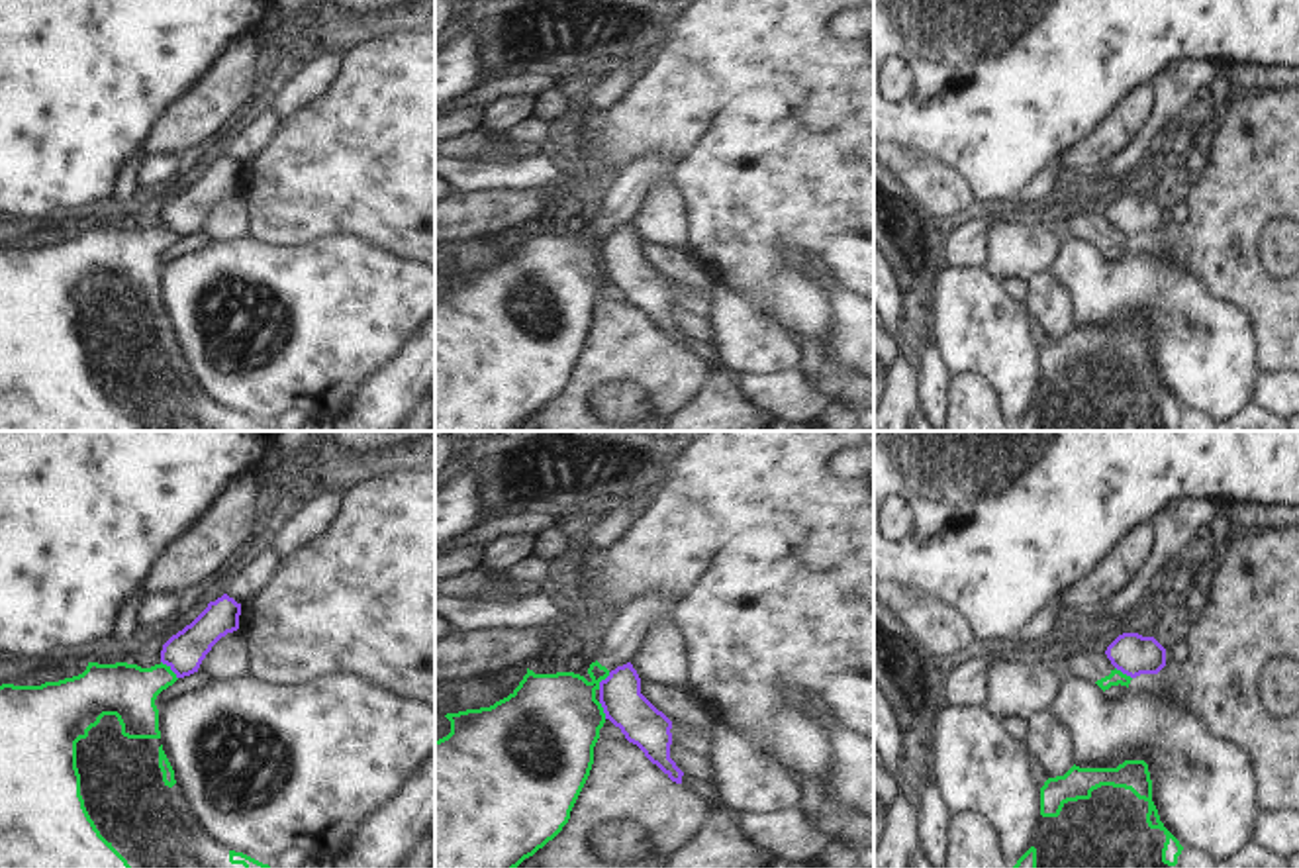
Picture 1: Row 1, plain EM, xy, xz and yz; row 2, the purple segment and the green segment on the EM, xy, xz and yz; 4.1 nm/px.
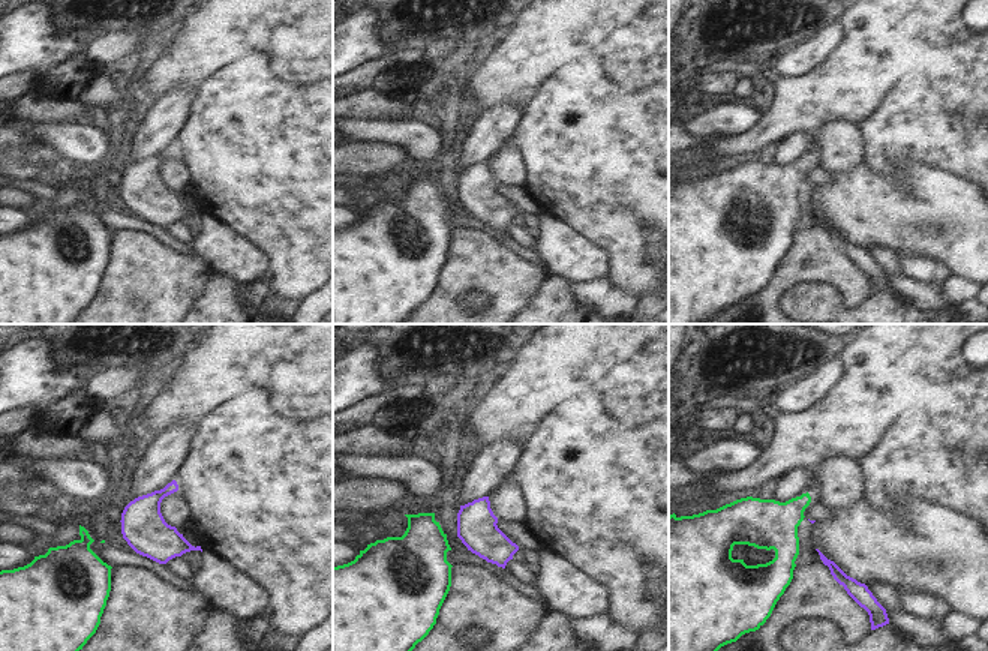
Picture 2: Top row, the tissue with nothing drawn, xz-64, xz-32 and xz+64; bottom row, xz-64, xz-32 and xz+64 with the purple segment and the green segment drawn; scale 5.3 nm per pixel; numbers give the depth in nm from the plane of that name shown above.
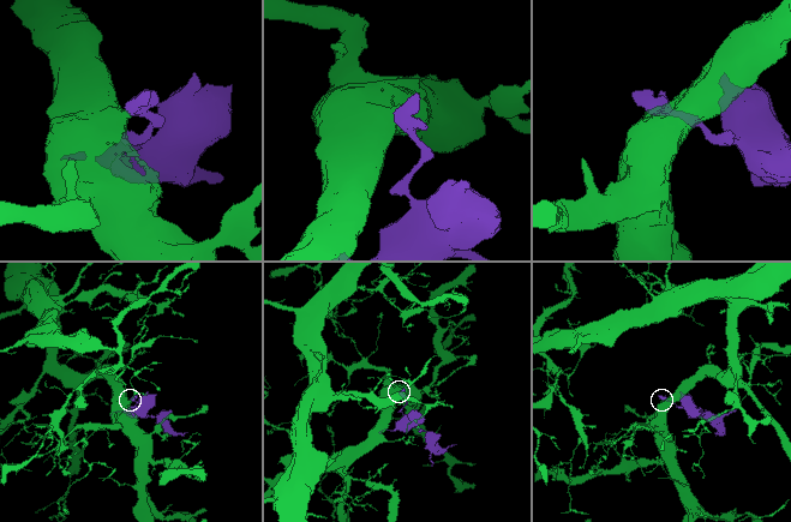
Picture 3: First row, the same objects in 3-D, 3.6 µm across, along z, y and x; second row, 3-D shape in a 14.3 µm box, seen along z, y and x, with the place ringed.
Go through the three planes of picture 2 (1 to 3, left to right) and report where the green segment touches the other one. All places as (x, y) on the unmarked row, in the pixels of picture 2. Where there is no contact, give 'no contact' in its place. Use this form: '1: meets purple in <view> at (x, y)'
1: no contact
2: no contact
3: no contact

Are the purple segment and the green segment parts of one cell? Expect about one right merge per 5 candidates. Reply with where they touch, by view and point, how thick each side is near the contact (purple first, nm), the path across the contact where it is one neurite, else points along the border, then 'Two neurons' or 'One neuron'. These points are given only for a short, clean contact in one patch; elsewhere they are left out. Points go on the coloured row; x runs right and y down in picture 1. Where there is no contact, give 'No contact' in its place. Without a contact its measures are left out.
Touches purple at xy (171, 669). Thickness 160 nm (purple) against 220 nm. Boundary: xy (161, 661), (177, 678). Two neurons.

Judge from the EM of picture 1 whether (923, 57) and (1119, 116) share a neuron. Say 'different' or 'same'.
different

